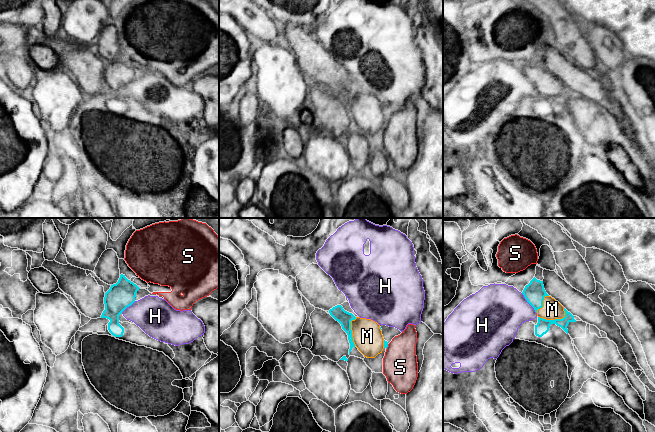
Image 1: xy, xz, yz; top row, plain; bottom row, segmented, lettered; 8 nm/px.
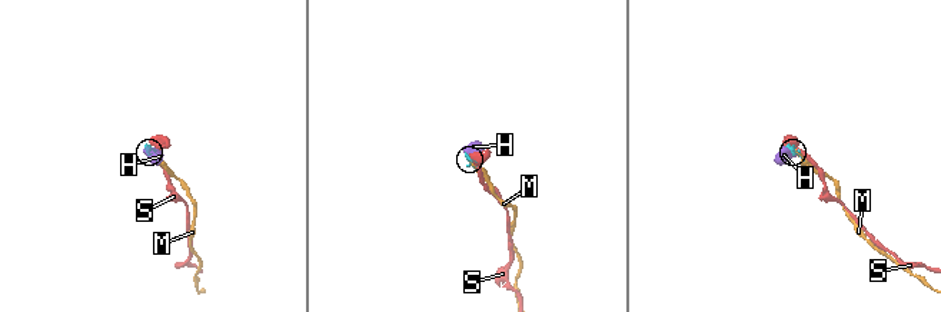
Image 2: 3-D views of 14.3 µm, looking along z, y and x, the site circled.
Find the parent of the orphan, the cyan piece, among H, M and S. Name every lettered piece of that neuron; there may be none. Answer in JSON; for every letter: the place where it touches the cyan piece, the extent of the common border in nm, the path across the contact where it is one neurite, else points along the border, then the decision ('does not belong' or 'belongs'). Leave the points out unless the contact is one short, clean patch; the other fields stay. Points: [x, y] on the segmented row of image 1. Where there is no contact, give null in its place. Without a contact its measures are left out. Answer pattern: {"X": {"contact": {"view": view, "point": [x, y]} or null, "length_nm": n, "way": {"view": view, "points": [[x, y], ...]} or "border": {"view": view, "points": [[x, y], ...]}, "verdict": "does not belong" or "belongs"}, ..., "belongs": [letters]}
{"H": {"contact": {"view": "yz", "point": [528, 302]}, "length_nm": 200, "verdict": "does not belong"}, "M": {"contact": {"view": "yz", "point": [553, 320]}, "length_nm": 220, "verdict": "belongs"}, "S": {"contact": {"view": "xz", "point": [387, 346]}, "length_nm": 50, "verdict": "does not belong"}, "belongs": ["M"]}

